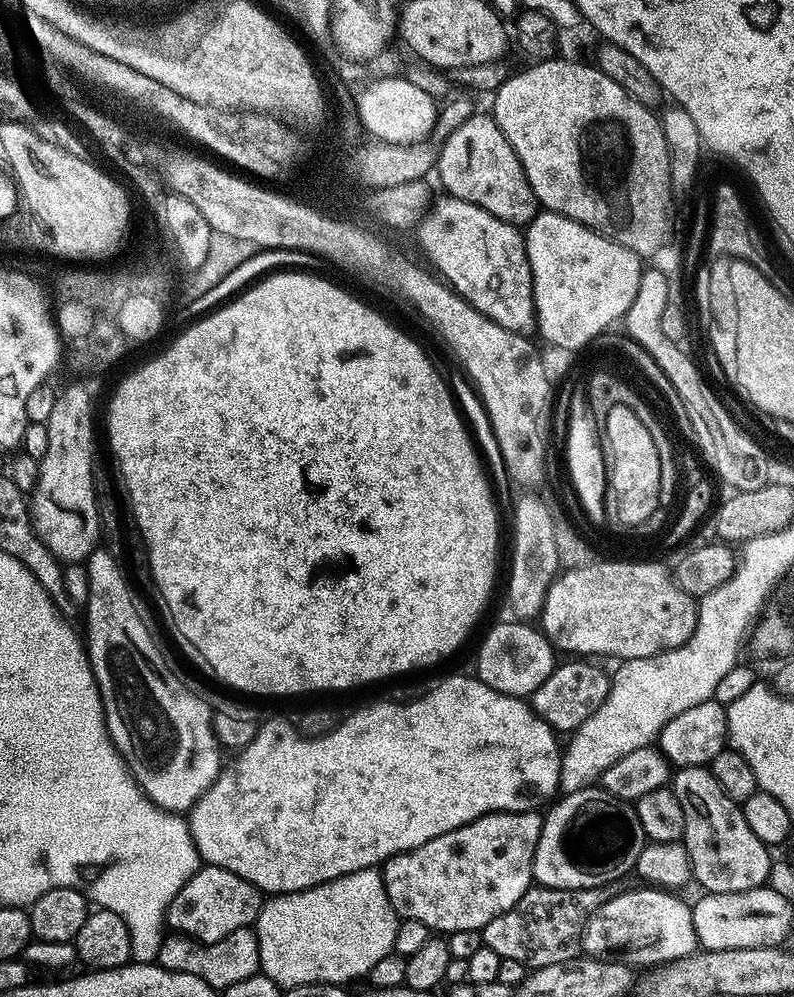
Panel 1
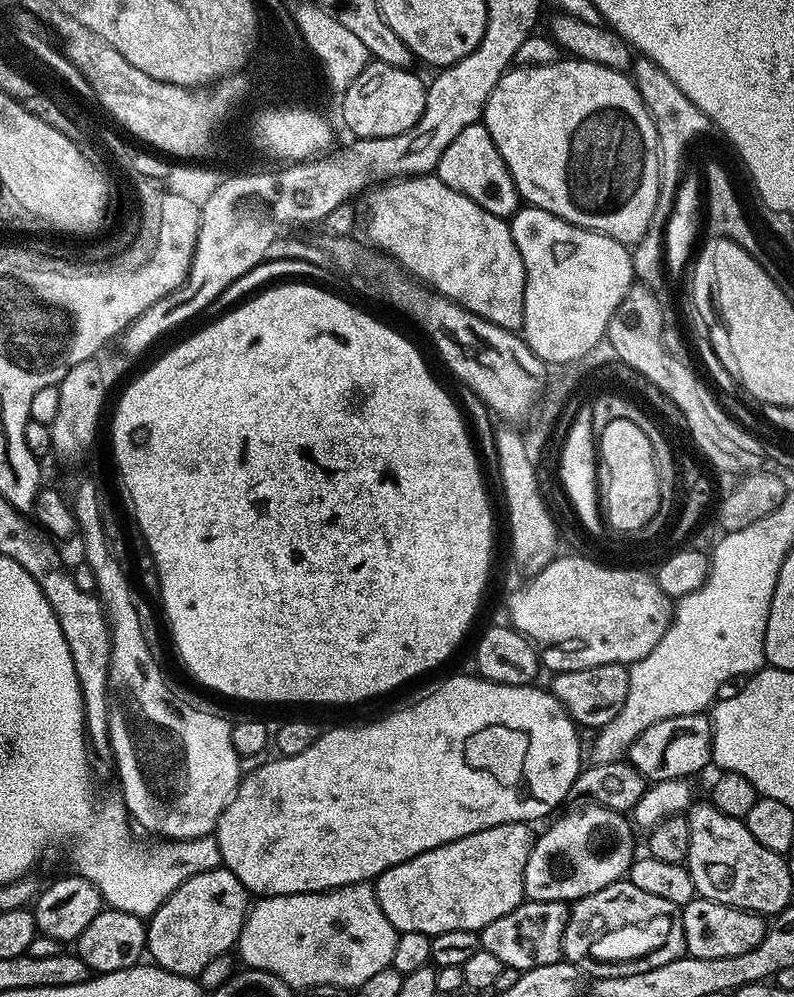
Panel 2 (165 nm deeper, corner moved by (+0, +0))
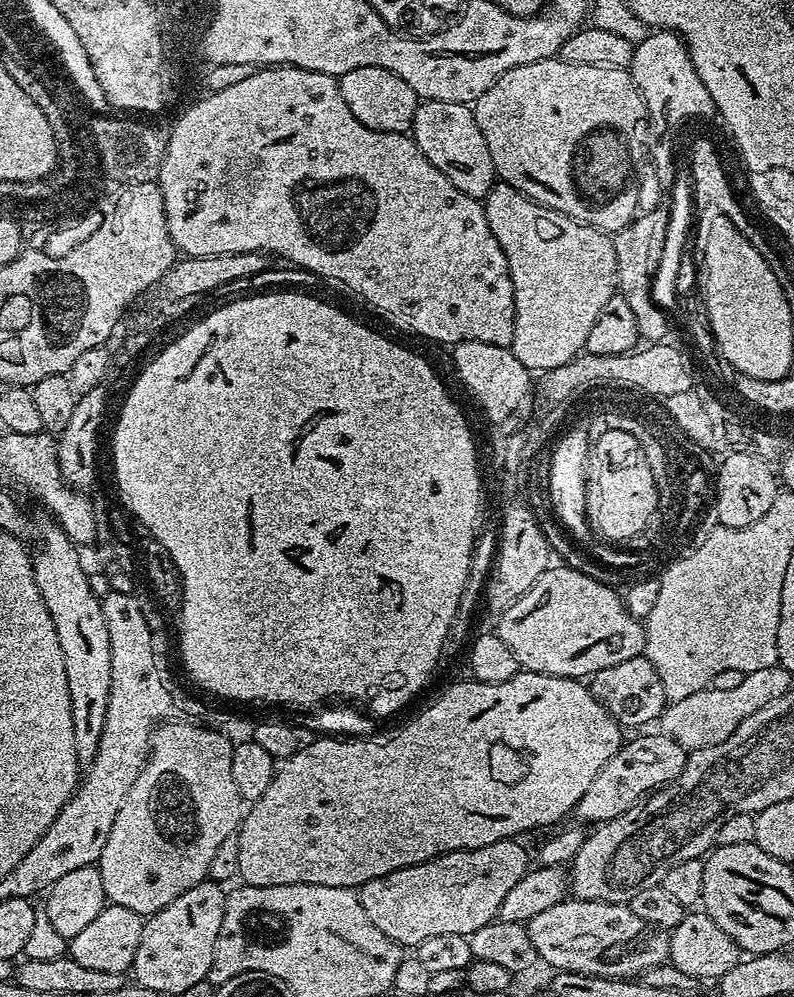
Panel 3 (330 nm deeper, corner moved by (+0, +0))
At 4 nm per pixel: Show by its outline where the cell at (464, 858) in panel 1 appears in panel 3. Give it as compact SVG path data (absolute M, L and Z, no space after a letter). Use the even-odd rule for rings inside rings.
M516 838L499 840L490 846L464 848L461 852L446 852L421 864L411 864L394 870L385 876L361 884L358 891L366 918L386 934L395 944L415 946L434 938L434 934L462 934L469 936L474 930L493 923L500 915L502 898L514 890L514 886L530 868L530 852Z

